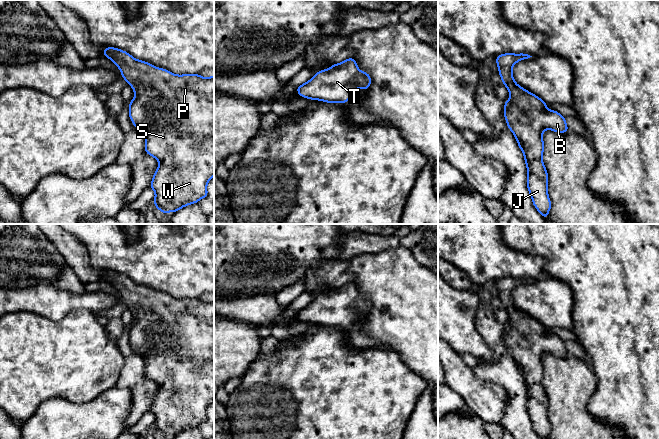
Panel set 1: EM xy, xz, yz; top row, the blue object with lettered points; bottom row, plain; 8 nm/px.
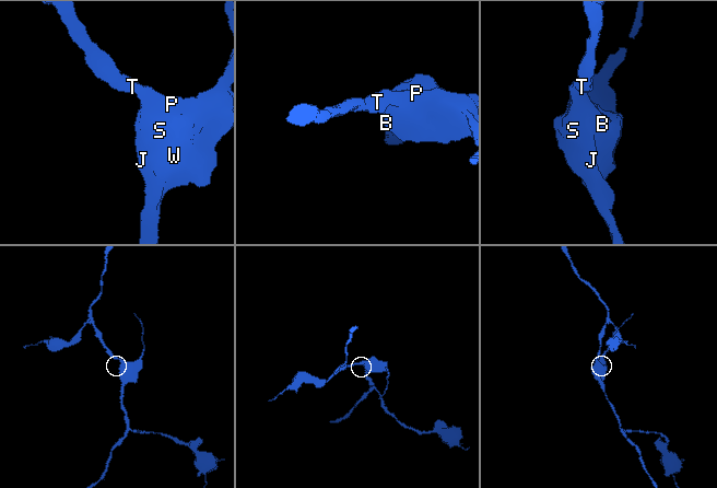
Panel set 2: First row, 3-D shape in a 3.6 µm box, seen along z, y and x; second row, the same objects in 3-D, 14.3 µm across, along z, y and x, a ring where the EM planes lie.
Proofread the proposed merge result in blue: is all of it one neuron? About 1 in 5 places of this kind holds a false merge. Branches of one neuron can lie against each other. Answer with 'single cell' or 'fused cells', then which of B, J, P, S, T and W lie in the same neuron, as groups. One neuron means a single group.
single cell; B J P S T W

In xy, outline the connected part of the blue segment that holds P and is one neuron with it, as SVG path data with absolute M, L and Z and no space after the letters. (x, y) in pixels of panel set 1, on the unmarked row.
M114 271L104 272L103 277L121 294L121 300L133 312L135 321L129 326L129 341L145 359L145 376L159 386L149 409L155 415L155 431L163 438L174 437L208 421L207 407L214 400L214 299L210 302L200 298L176 299Z

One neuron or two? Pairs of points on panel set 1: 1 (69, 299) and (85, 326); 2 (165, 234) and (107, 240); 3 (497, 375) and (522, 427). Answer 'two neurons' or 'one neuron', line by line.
1: two neurons
2: one neuron
3: one neuron

